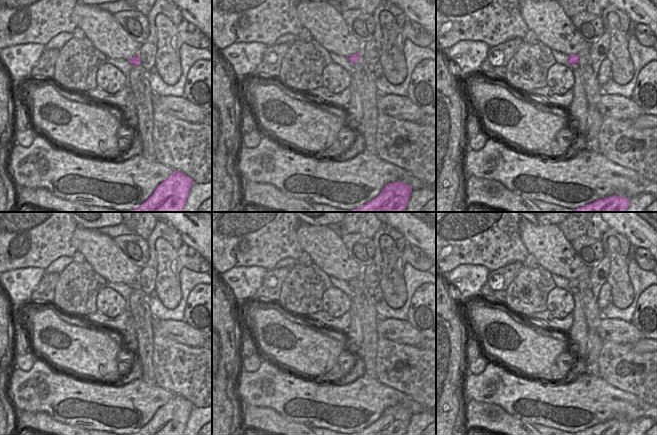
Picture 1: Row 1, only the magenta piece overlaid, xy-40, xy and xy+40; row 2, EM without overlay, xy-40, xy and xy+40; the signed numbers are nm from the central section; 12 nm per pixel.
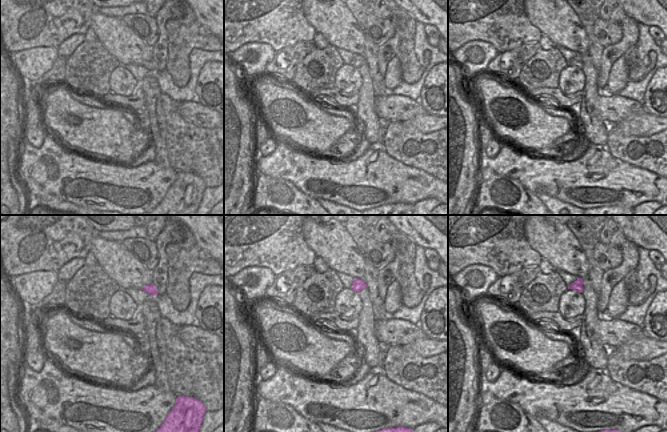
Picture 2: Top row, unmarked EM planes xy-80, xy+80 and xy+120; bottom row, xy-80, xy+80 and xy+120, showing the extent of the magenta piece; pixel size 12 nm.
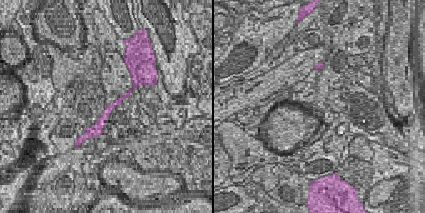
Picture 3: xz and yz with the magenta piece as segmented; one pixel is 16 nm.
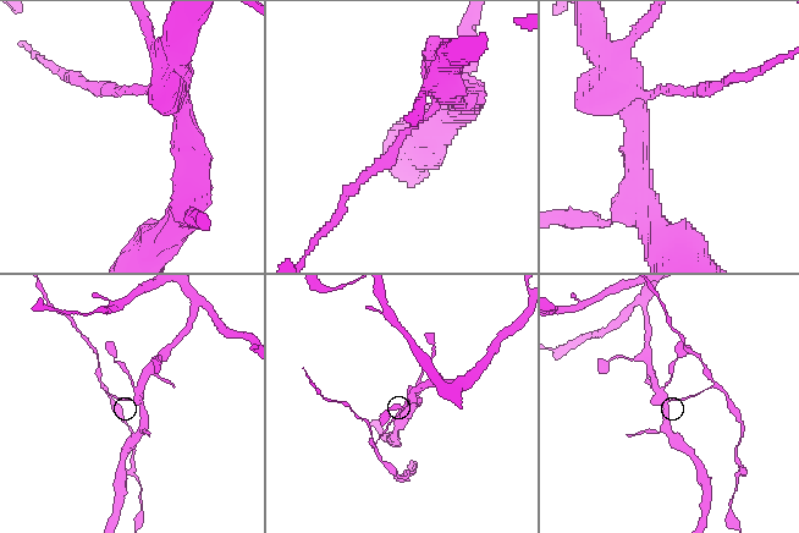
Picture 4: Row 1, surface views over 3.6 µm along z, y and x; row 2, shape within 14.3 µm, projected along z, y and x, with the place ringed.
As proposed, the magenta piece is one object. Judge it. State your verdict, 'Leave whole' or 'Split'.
Leave whole.

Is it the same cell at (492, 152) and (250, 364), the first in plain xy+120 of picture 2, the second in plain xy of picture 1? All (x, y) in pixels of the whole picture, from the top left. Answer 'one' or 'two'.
one

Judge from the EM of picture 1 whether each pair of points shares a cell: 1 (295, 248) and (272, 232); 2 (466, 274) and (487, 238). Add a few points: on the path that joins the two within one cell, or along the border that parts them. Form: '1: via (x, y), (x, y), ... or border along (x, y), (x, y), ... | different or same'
1: via (289, 247), (278, 238) | same
2: border along (490, 271), (482, 265), (458, 265), (449, 272) | different

